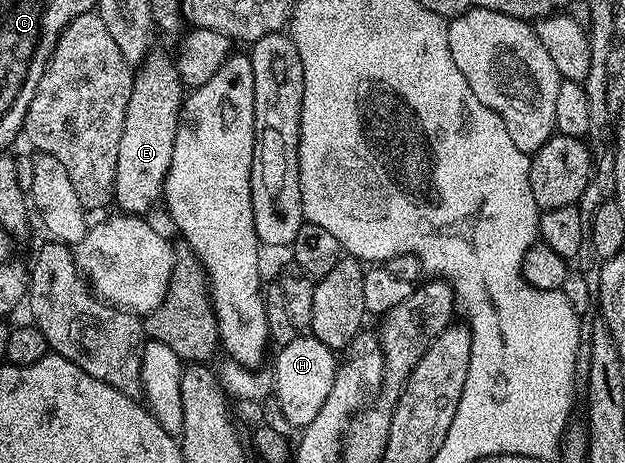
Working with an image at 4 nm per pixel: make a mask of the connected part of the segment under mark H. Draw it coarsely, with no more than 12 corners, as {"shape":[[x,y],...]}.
{"shape":[[310,333],[274,352],[273,398],[302,429],[333,389],[336,352]]}

